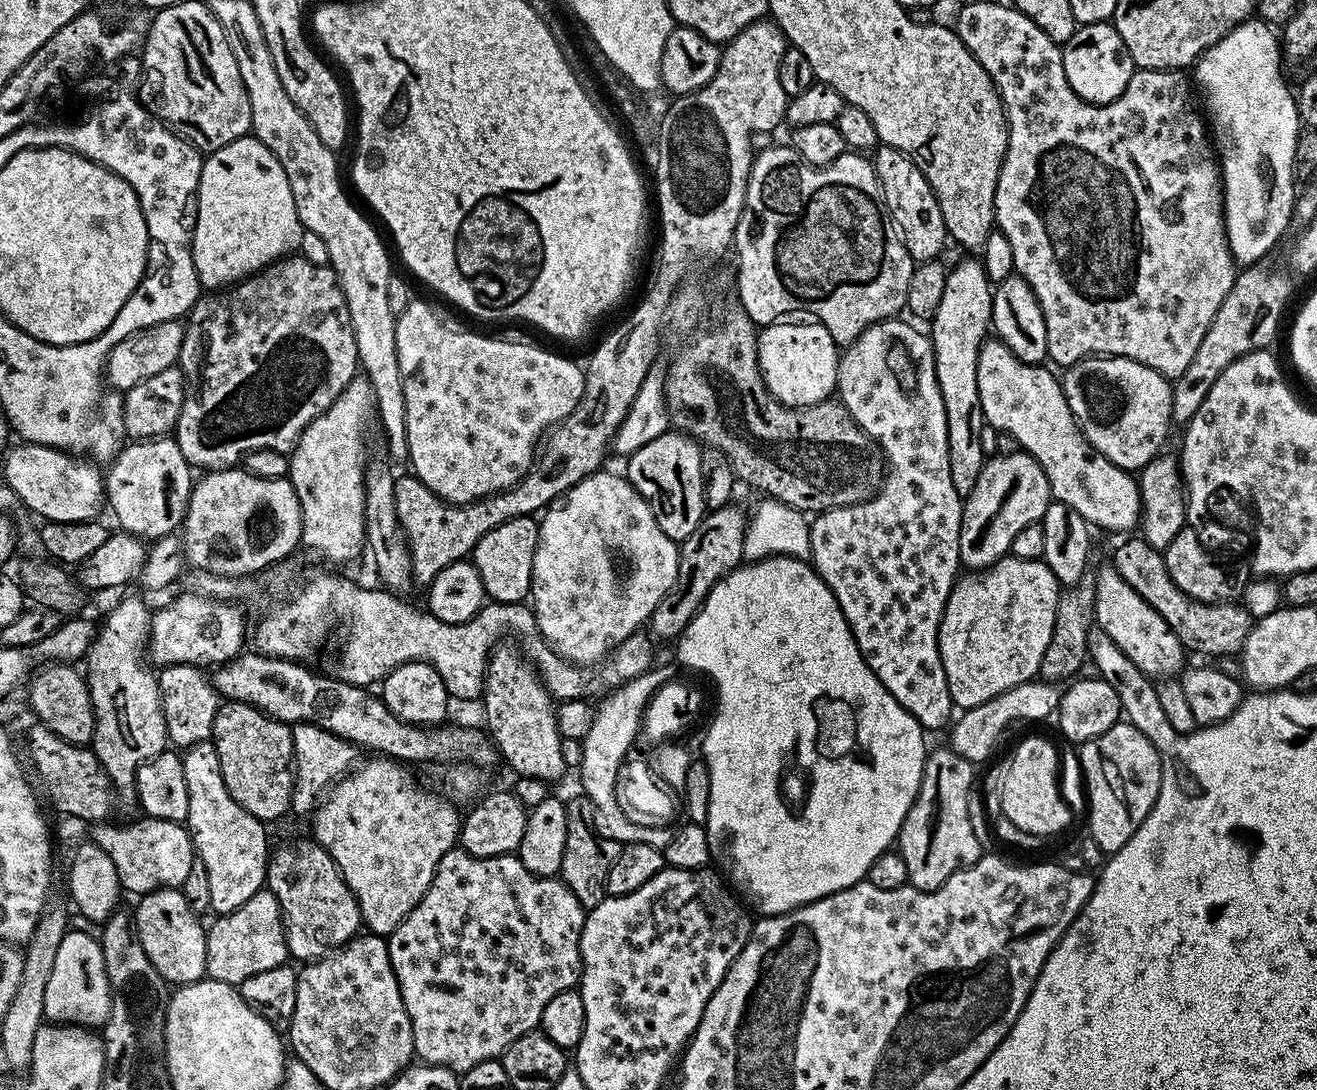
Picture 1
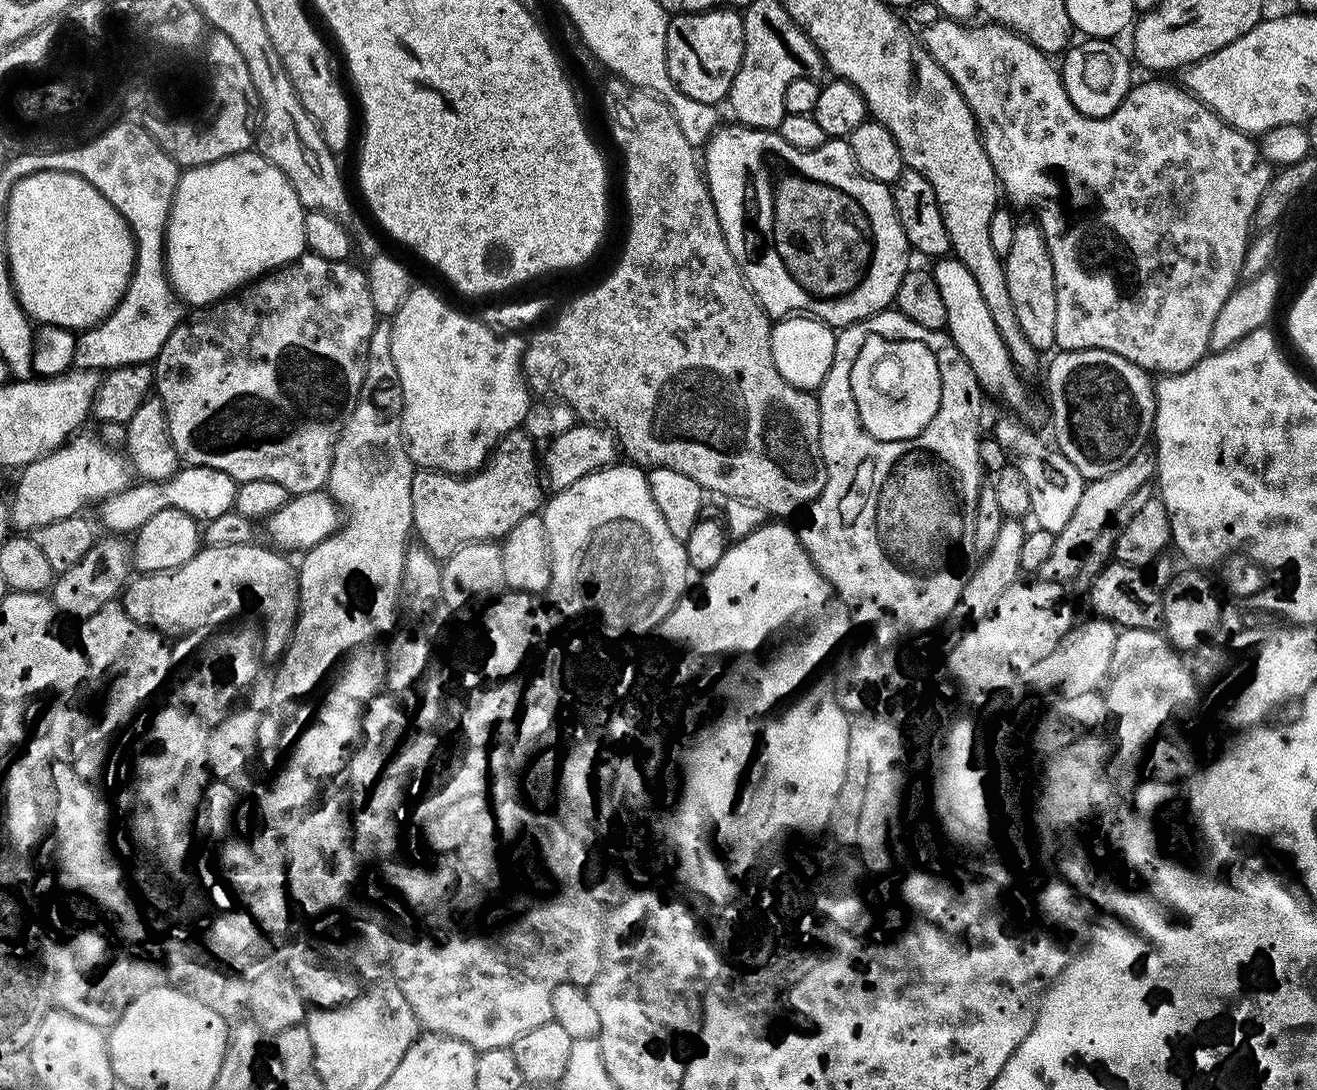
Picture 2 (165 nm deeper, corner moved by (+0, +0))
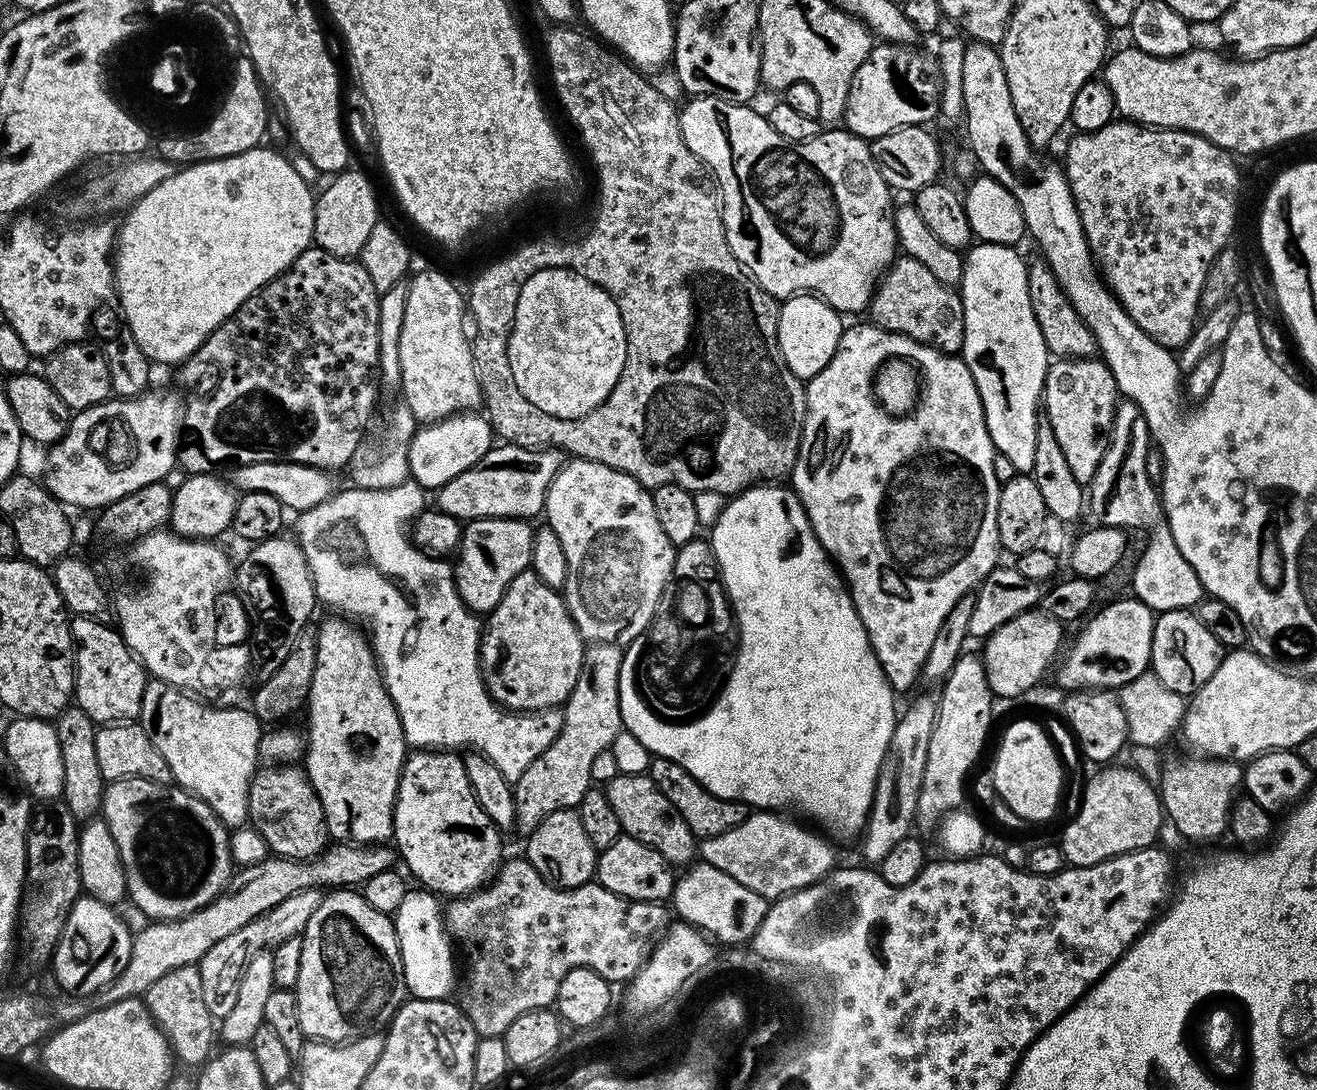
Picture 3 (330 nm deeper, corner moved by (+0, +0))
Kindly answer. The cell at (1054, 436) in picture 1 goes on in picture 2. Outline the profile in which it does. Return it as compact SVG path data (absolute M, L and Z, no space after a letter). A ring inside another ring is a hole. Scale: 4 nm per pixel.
M940 258L933 264L936 265L931 265L930 271L934 282L938 282L938 294L942 294L942 303L946 306L948 337L952 339L954 346L958 346L987 395L989 392L992 396L1001 396L1012 408L1022 407L1025 381L1012 364L1006 342L1002 342L1002 334L998 334L998 326L994 326L994 318L990 318L990 309L986 307L986 301L978 291L978 282L974 282L970 270L966 270L960 260Z

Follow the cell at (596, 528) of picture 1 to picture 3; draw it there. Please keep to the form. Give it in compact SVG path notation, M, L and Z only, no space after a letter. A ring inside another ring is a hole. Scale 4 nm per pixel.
M579 458L569 461L548 488L543 510L546 523L558 534L566 554L568 573L562 595L585 641L627 646L649 631L648 623L653 623L664 600L664 589L673 579L677 549L658 523L649 489L630 478L630 474L622 474L602 462Z

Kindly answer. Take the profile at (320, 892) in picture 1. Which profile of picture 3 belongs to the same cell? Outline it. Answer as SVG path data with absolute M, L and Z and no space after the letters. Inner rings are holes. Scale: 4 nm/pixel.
M329 891L321 899L318 910L310 914L310 922L306 922L304 927L302 970L298 970L294 991L298 1002L298 1026L309 1041L343 1044L391 1024L392 1017L406 999L403 964L393 917L389 913L374 910L374 906L370 906L370 902L366 902L359 891Z

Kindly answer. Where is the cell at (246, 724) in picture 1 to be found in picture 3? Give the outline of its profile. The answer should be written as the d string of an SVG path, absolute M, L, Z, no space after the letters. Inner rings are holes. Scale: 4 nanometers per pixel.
M277 763L257 771L248 791L248 819L268 844L269 853L286 860L311 860L329 847L330 837L322 802L308 781L307 771L295 763Z

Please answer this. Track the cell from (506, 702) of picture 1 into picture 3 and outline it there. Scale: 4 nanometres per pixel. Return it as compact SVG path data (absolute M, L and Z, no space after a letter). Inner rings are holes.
M529 570L518 574L518 578L510 582L506 594L502 594L502 602L487 613L480 633L480 675L496 703L510 712L541 712L543 708L560 708L574 690L574 682L578 682L585 651L586 641L572 621L563 595L557 589L546 586L536 572Z

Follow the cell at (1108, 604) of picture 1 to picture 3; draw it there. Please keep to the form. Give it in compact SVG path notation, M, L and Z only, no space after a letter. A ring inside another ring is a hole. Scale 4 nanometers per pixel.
M1192 758L1176 760L1164 768L1158 781L1163 815L1188 840L1216 840L1229 831L1228 817L1244 782L1243 767L1235 760Z

